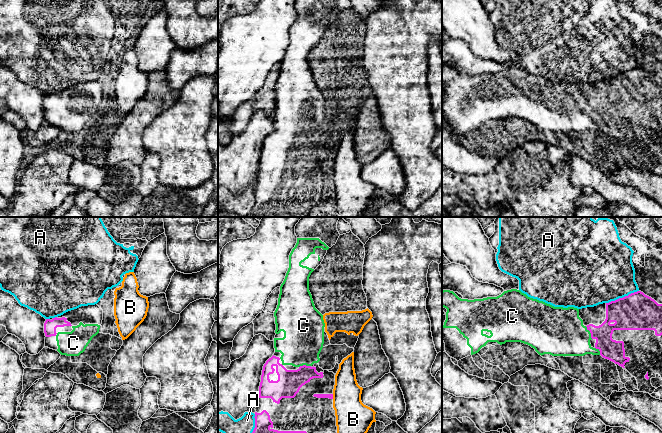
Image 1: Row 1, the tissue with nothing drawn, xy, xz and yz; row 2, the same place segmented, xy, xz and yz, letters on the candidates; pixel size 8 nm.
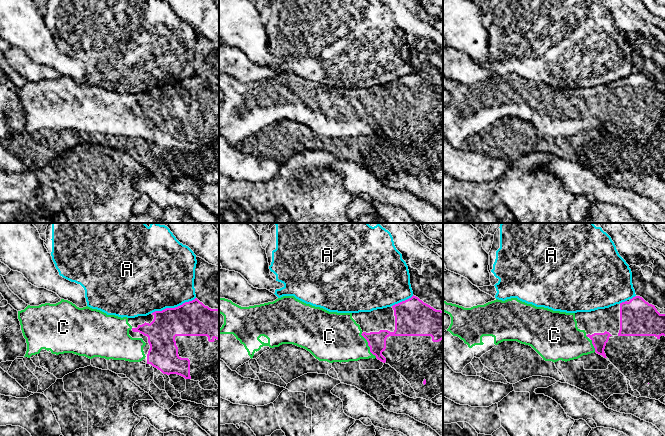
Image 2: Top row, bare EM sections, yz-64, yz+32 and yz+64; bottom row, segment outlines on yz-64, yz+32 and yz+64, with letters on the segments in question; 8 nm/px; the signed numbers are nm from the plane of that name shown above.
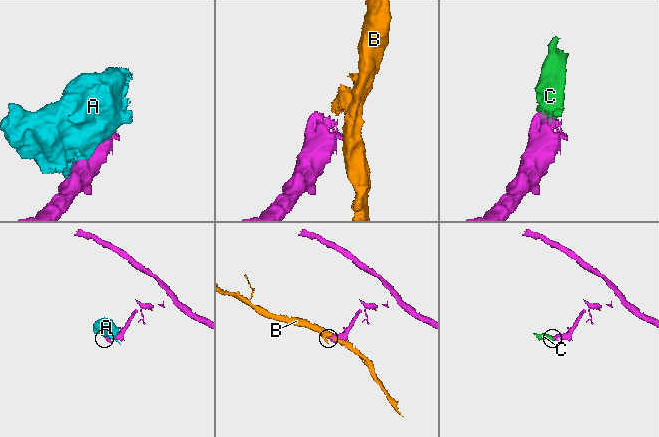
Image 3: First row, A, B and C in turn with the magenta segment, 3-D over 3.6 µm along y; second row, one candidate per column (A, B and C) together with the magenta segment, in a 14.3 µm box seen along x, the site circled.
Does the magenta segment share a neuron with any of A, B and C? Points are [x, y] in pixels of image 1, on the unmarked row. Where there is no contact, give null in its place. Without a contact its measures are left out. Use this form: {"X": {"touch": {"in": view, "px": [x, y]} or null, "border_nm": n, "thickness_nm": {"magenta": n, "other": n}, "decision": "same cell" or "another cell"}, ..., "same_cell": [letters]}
{"A": {"touch": {"in": "yz", "px": [623, 73]}, "border_nm": 280, "thickness_nm": {"magenta": 300, "other": 460}, "decision": "another cell"}, "B": {"touch": {"in": "xz", "px": [332, 172]}, "border_nm": 40, "thickness_nm": {"magenta": 50, "other": 280}, "decision": "another cell"}, "C": {"touch": {"in": "yz", "px": [590, 108]}, "border_nm": 120, "thickness_nm": {"magenta": 170, "other": 380}, "decision": "same cell"}, "same_cell": ["C"]}

